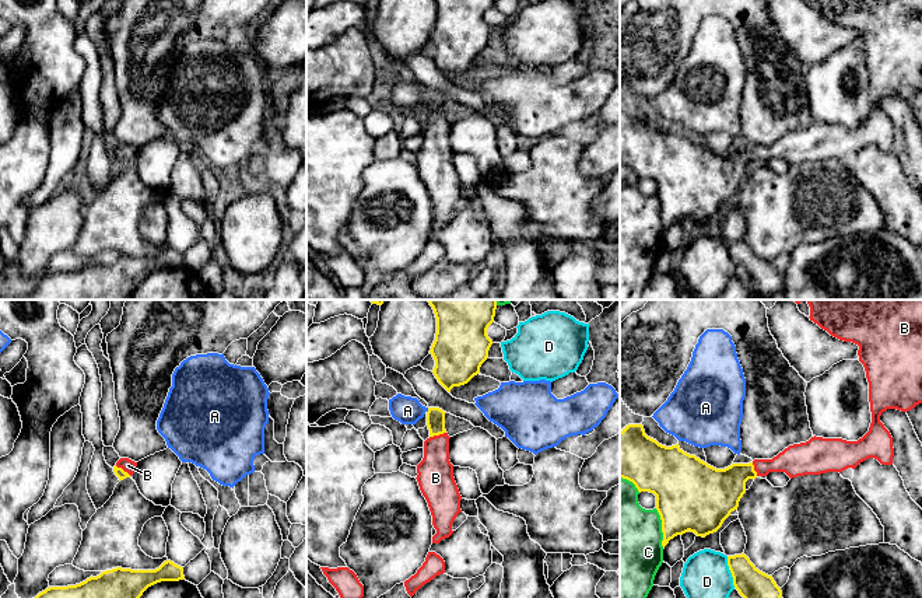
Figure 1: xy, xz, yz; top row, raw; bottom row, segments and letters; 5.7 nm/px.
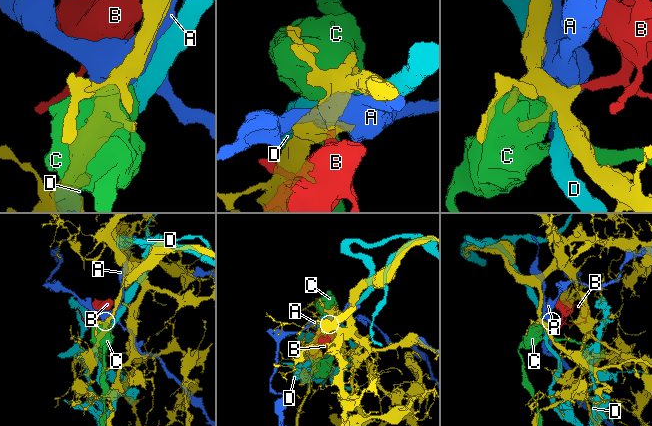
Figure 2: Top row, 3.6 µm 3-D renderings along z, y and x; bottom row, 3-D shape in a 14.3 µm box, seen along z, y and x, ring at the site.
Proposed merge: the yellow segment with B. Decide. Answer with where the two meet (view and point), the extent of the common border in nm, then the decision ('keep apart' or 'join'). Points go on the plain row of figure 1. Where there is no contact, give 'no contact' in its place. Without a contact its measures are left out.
contact xz (437, 121); length 100 nm; join

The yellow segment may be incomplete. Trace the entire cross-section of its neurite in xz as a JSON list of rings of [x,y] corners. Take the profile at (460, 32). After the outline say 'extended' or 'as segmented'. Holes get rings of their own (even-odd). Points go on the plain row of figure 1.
[[[435,0],[437,20],[430,39],[438,69],[448,77],[480,59],[492,27],[487,21],[495,0]]] | as segmented

